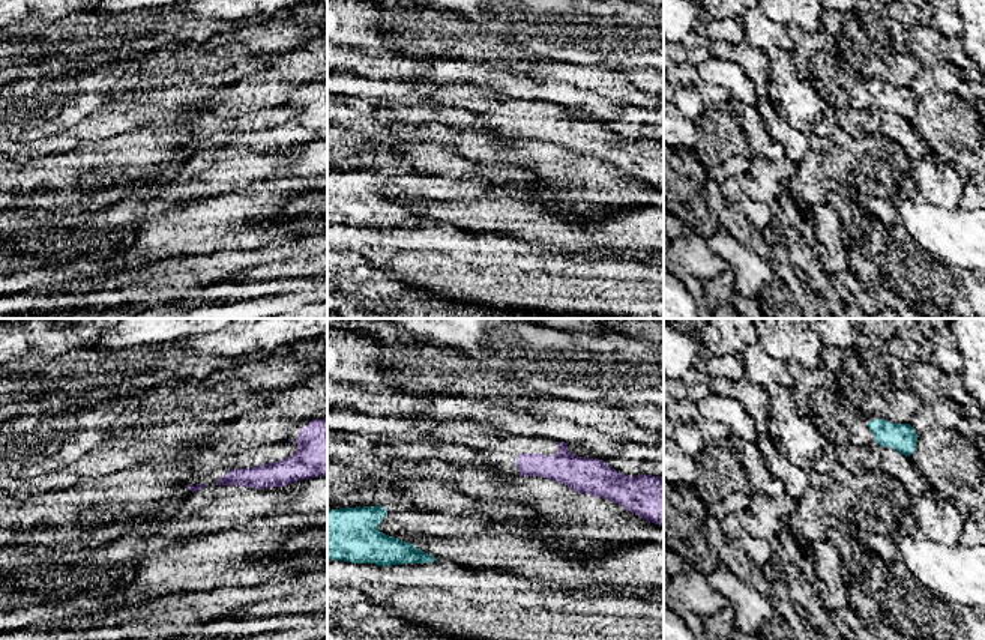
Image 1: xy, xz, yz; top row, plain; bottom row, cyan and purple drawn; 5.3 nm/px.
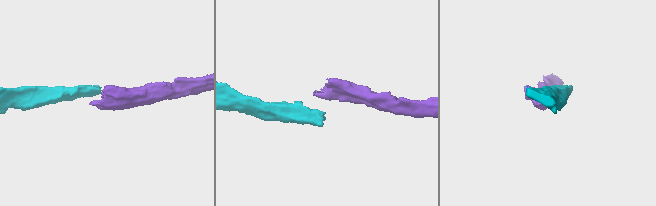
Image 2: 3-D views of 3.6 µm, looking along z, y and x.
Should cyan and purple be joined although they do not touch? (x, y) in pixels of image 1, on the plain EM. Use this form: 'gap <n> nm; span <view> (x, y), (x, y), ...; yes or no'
gap 650 nm; span xz (436, 223), (520, 138); no

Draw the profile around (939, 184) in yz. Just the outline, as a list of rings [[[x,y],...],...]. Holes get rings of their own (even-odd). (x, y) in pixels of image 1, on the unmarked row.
[[[928,153],[913,162],[913,179],[919,195],[926,203],[949,210],[959,207],[964,182],[950,164]]]

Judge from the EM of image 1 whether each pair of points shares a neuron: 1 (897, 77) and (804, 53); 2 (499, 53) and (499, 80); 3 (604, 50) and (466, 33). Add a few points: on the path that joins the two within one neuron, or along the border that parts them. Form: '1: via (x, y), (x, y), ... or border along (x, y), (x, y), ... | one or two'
1: via (874, 66), (855, 66), (837, 74), (826, 63) | one
2: border along (464, 59), (532, 78) | two
3: border along (473, 21), (536, 54) | two

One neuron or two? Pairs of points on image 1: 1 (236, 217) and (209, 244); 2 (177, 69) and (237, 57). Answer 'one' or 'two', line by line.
1: one
2: one

